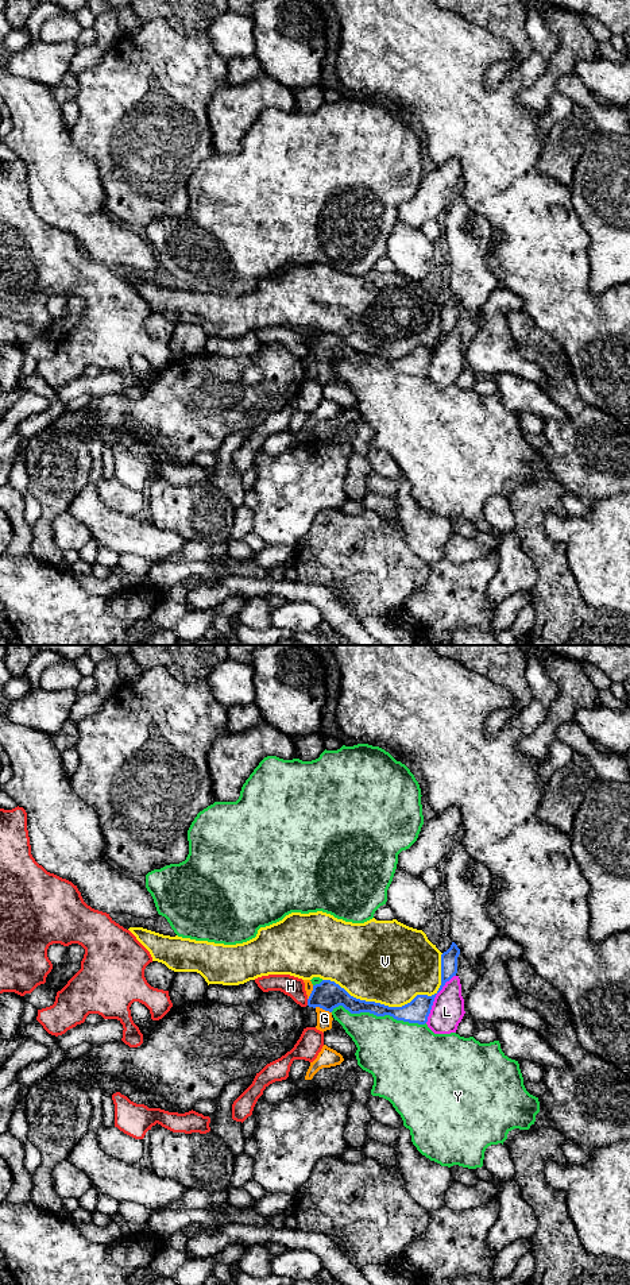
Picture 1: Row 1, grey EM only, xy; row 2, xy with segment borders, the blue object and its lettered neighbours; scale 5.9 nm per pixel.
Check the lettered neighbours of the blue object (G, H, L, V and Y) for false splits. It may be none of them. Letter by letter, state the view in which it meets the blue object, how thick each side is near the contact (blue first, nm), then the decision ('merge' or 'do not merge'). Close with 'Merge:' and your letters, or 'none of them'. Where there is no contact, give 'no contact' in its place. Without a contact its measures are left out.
G: meets blue in xy; 170 nm thick on the blue side, 100 nm on the other; do not merge
H: meets blue in xy; 170 nm thick on the blue side, 120 nm on the other; do not merge
L: meets blue in xy; 140 nm thick on the blue side, 190 nm on the other; do not merge
V: meets blue in xy; 140 nm thick on the blue side, 460 nm on the other; do not merge
Y: meets blue in xy; 140 nm thick on the blue side, 380 nm on the other; do not merge
Merge: none of them

